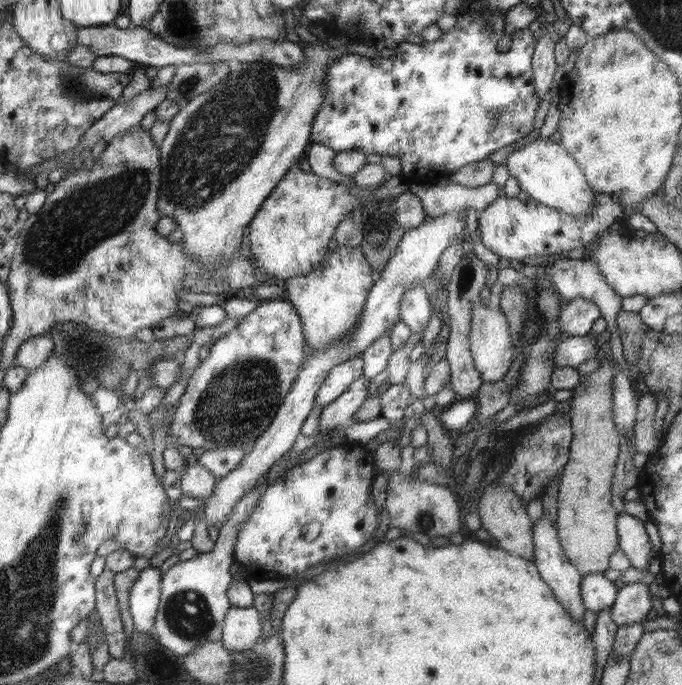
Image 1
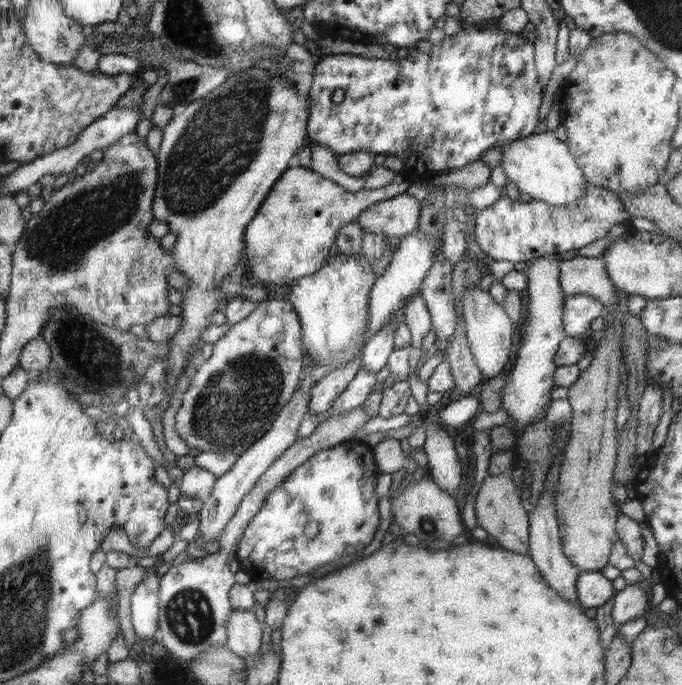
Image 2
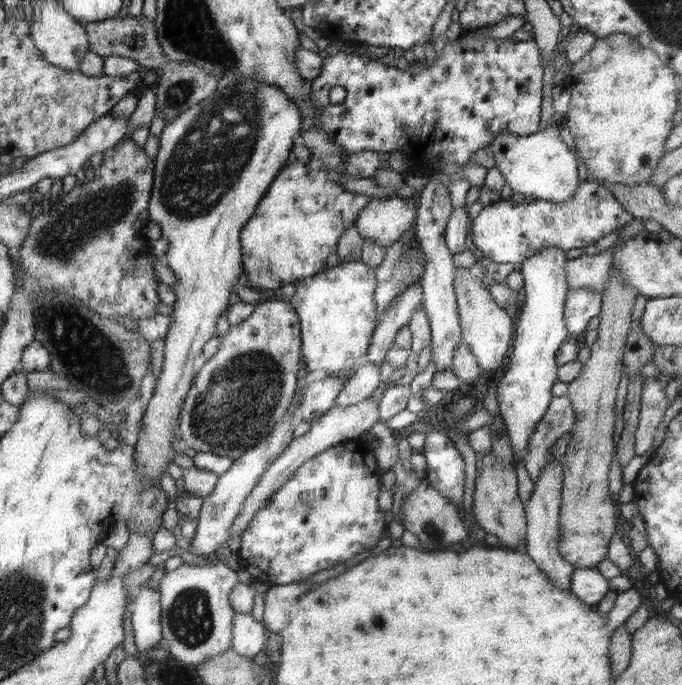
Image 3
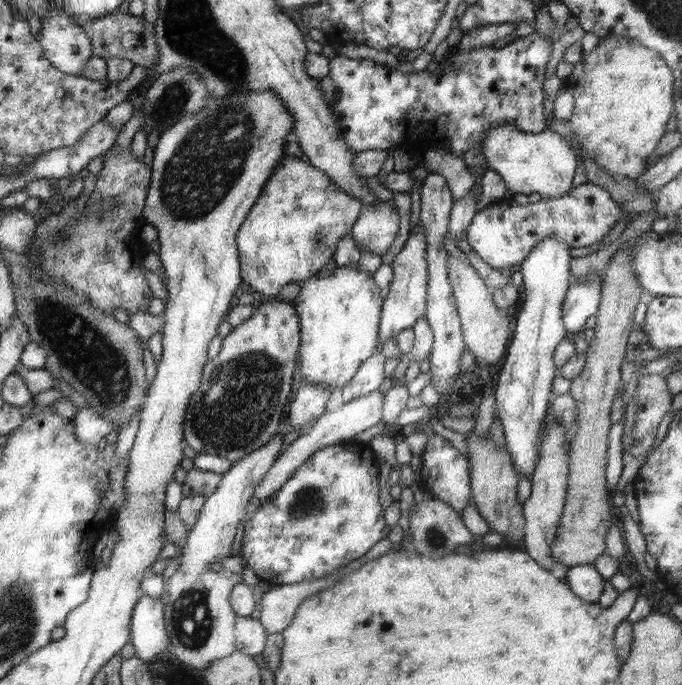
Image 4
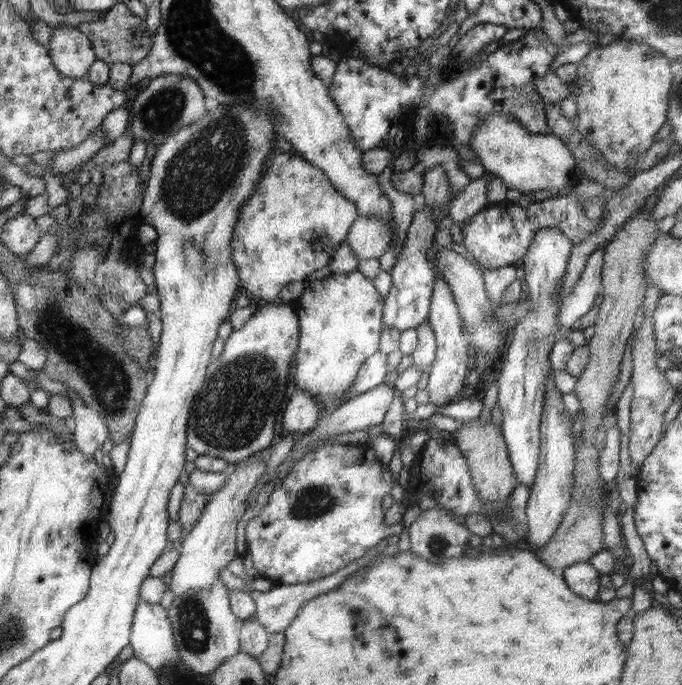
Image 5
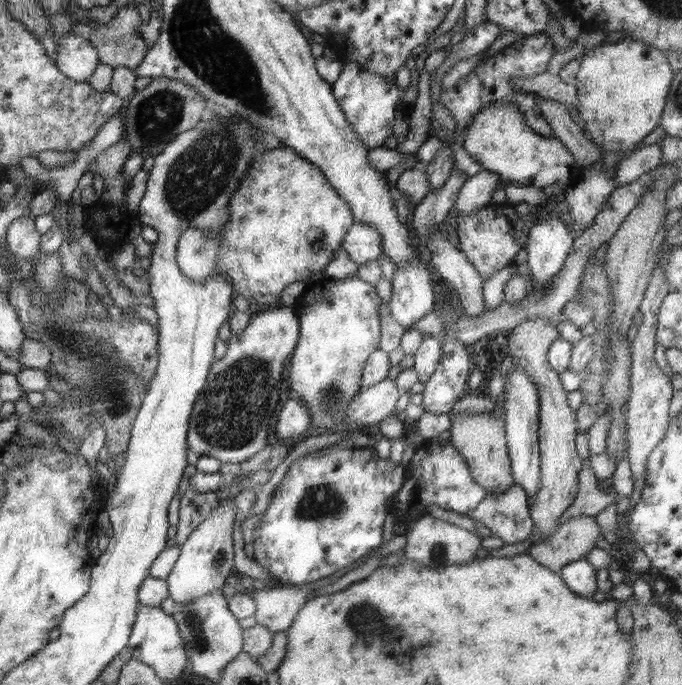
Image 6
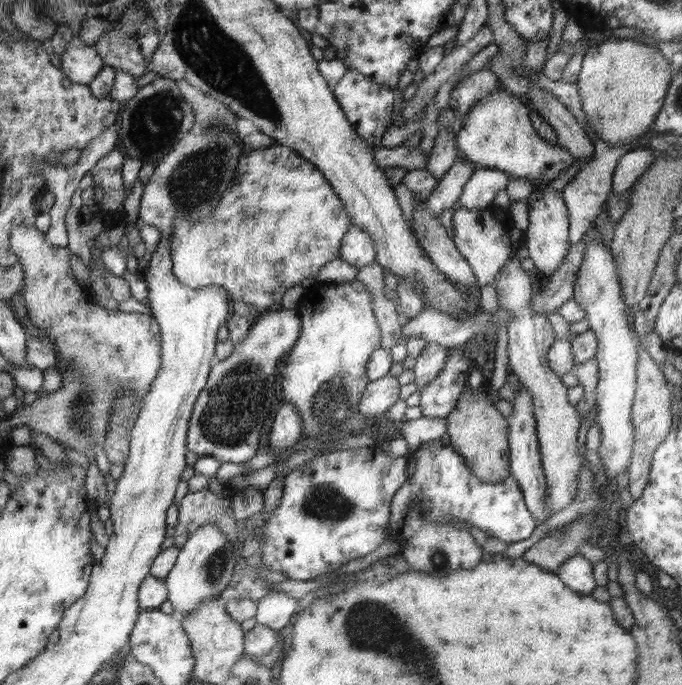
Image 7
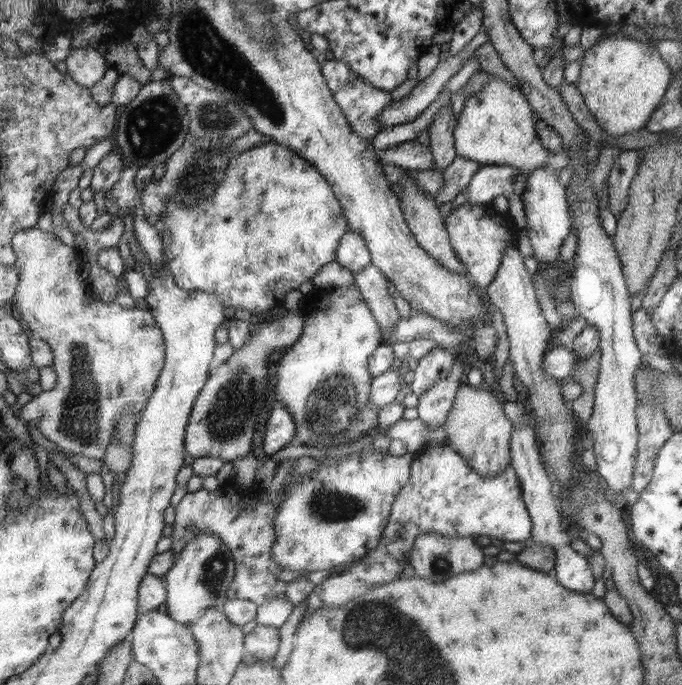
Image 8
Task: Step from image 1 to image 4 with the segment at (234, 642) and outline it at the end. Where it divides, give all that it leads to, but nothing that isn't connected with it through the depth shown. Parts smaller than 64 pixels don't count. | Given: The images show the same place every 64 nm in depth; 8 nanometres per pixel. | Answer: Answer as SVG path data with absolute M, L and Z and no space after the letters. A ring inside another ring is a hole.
M238 616L235 630L236 651L254 657L266 648L269 633L258 619L254 619L251 616Z

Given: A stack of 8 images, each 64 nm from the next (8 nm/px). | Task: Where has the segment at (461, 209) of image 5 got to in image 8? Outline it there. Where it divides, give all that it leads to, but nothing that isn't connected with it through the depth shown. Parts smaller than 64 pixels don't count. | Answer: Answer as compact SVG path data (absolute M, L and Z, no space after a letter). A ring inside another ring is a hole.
M481 165L465 188L468 197L466 204L485 207L492 203L496 196L505 196L510 208L508 217L511 218L517 230L526 228L527 219L522 199L514 192L514 183L521 172L516 167L502 165Z

